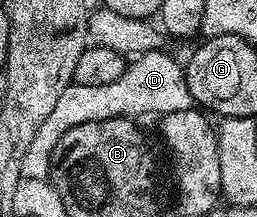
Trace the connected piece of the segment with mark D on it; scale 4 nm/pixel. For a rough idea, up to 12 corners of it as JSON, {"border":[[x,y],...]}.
{"border":[[139,54],[112,84],[72,84],[40,124],[22,177],[50,177],[60,136],[96,120],[195,105],[183,63]]}

